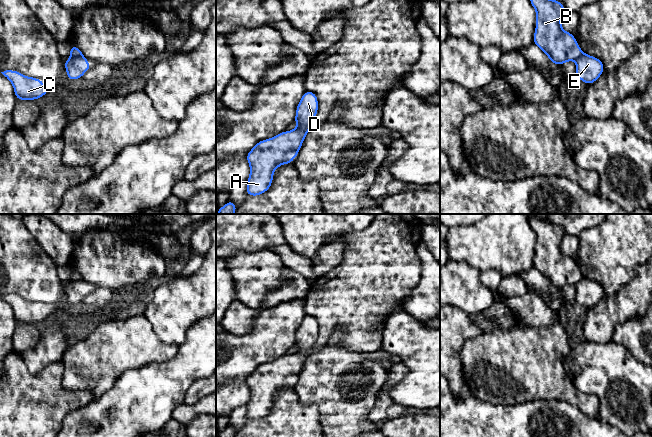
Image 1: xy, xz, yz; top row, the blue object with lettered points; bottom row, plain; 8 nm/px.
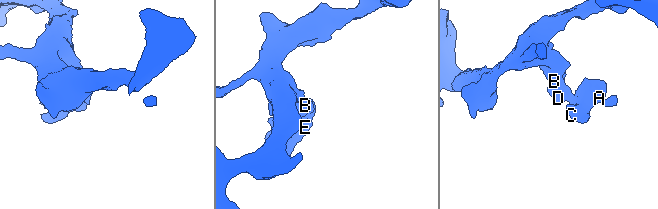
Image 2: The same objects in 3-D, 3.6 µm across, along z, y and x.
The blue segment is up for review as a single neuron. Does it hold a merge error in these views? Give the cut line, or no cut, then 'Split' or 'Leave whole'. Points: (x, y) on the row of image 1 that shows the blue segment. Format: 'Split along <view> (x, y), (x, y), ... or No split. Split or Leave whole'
Split along xz (297, 126), (310, 127). Split

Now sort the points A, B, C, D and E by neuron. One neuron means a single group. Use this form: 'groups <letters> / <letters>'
groups A C E / B D

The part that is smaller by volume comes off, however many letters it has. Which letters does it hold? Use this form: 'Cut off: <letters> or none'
Cut off: A, C, E

